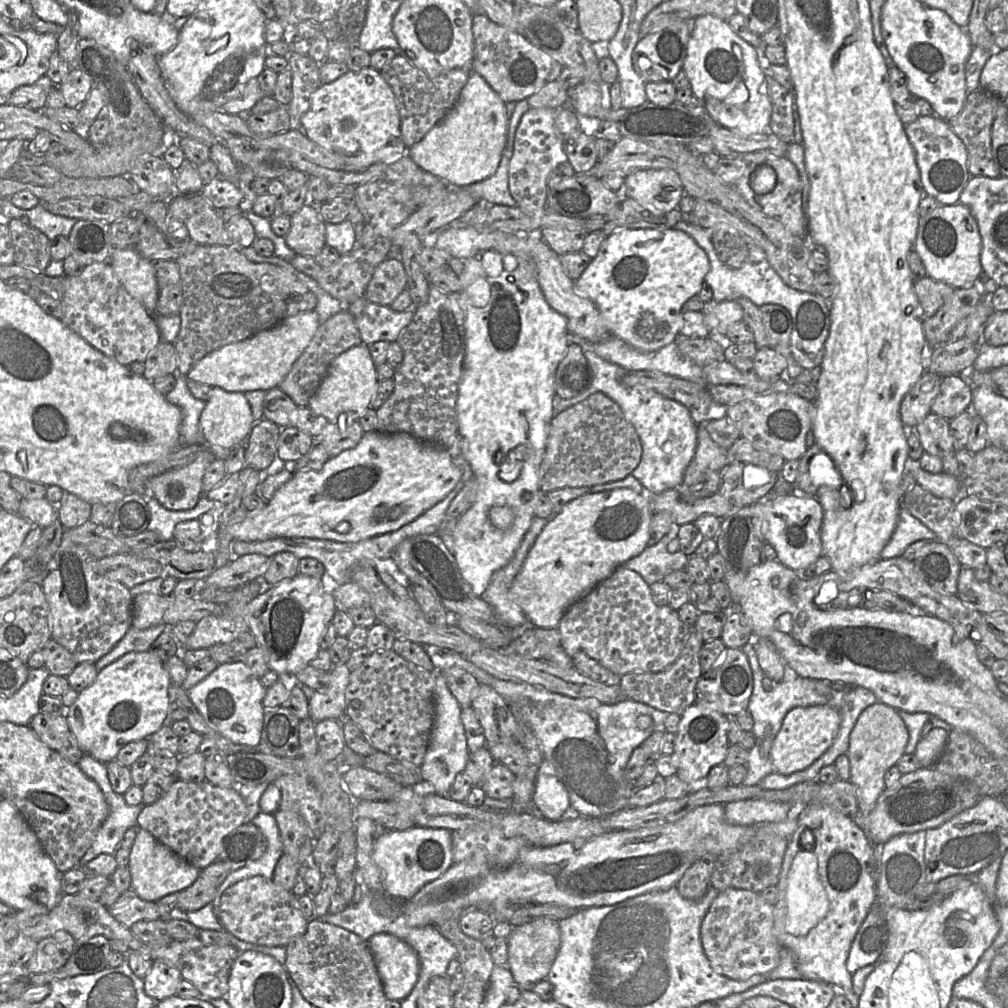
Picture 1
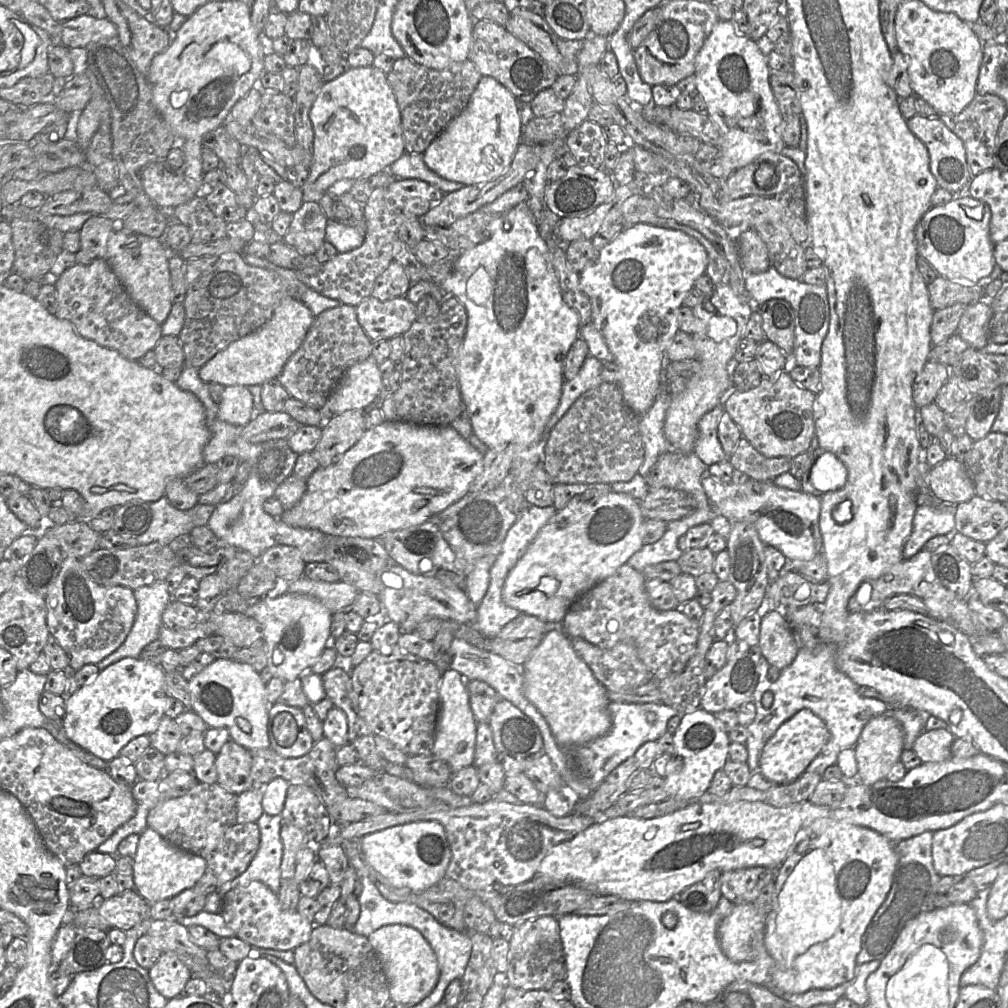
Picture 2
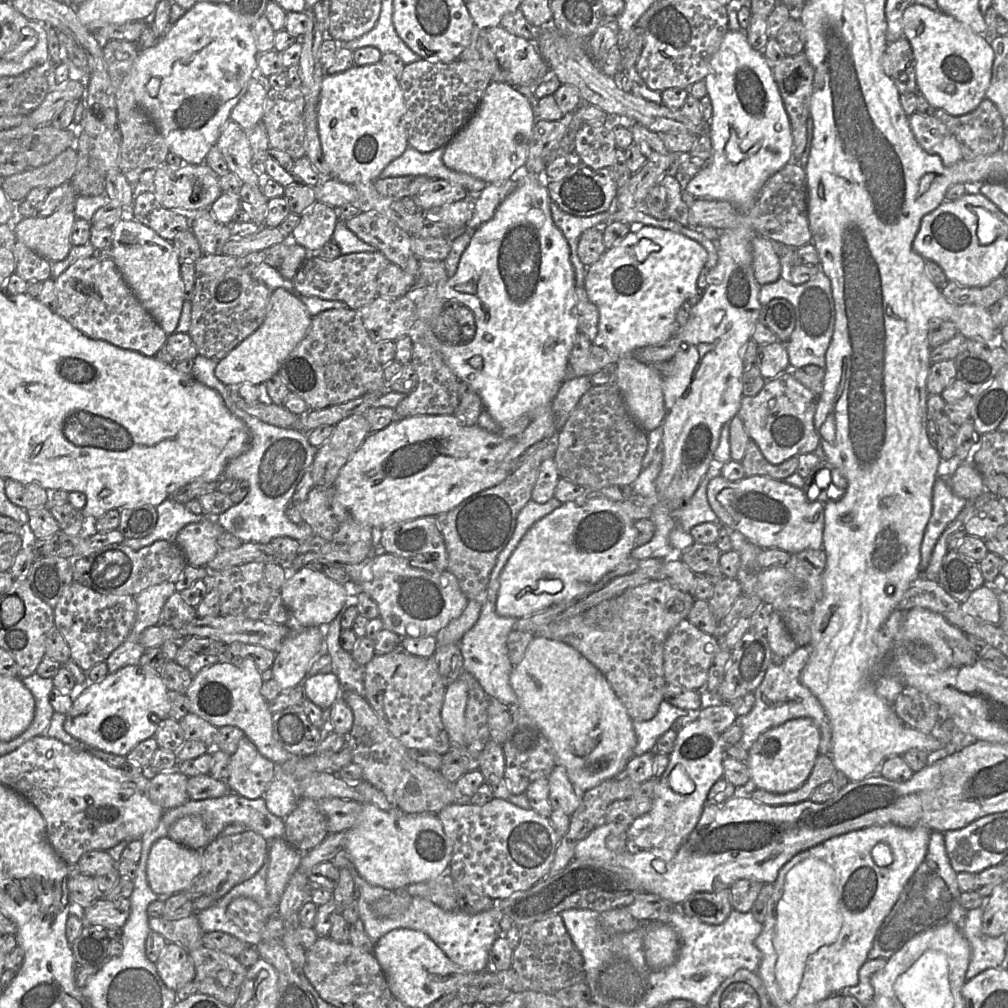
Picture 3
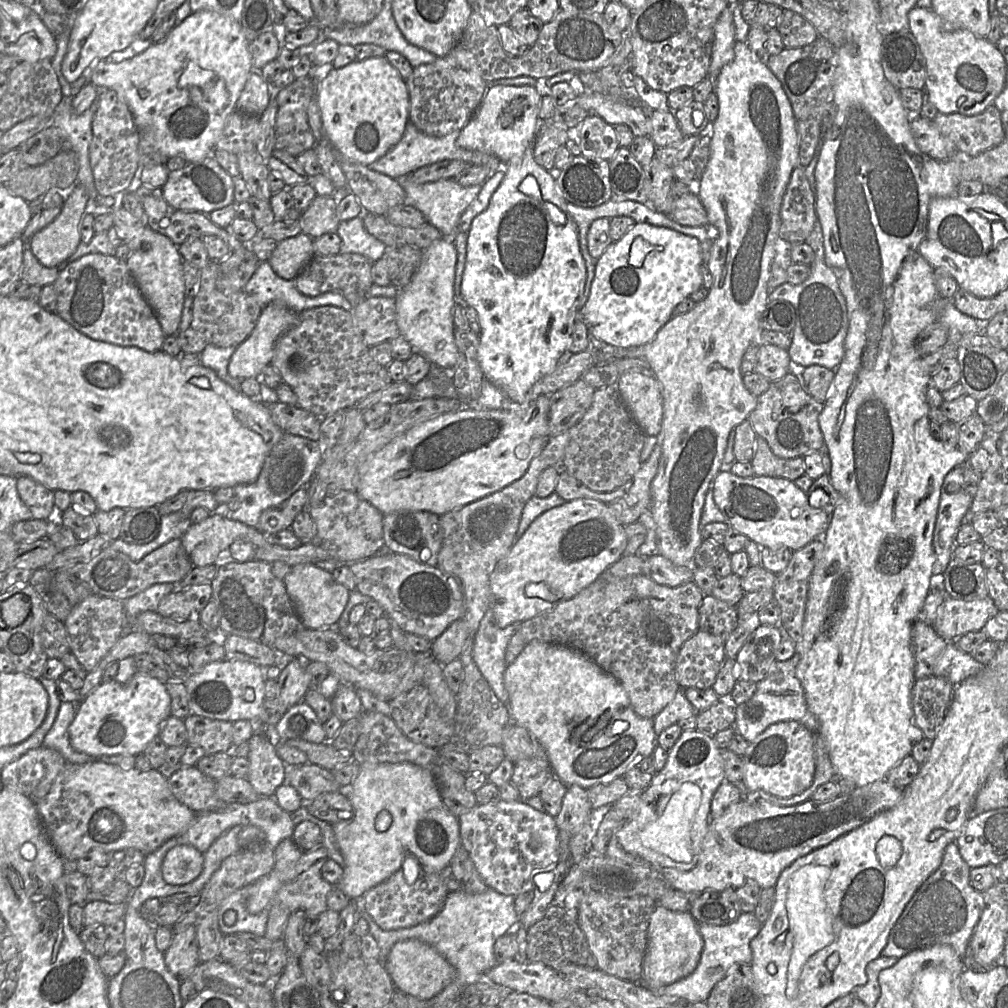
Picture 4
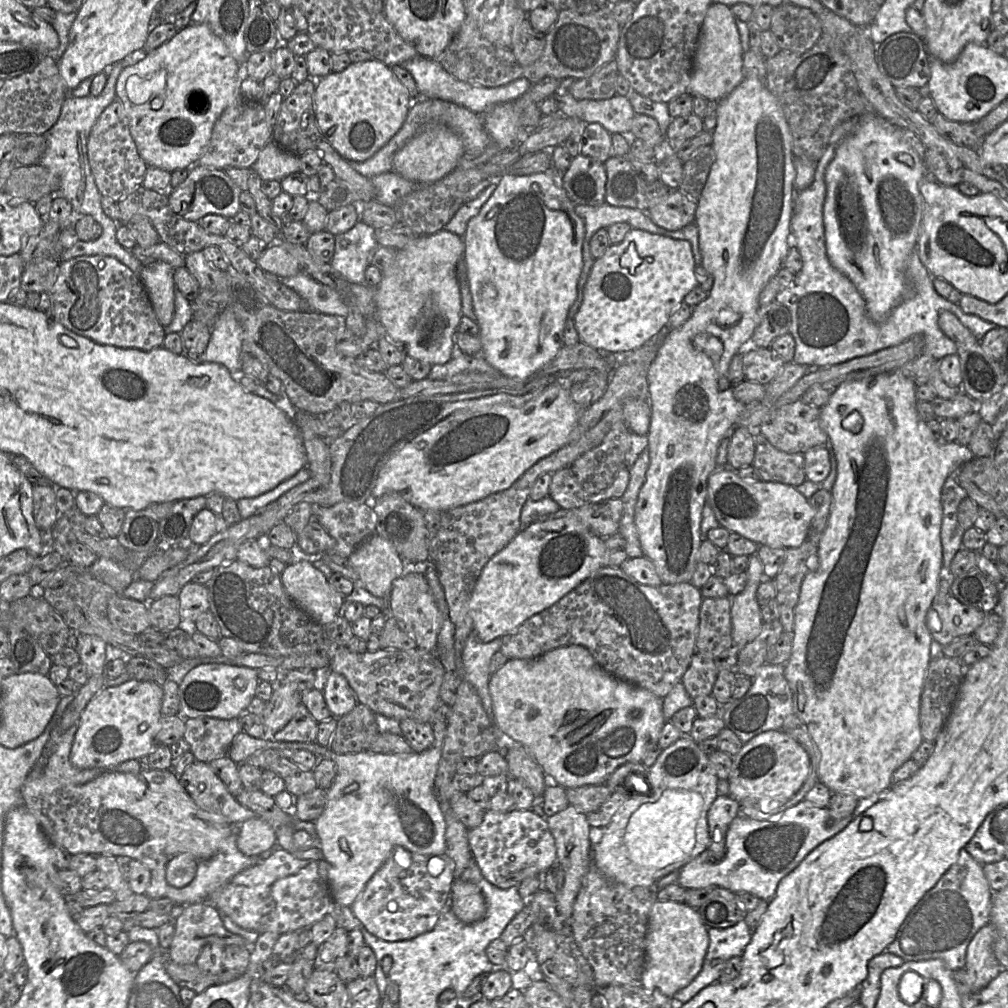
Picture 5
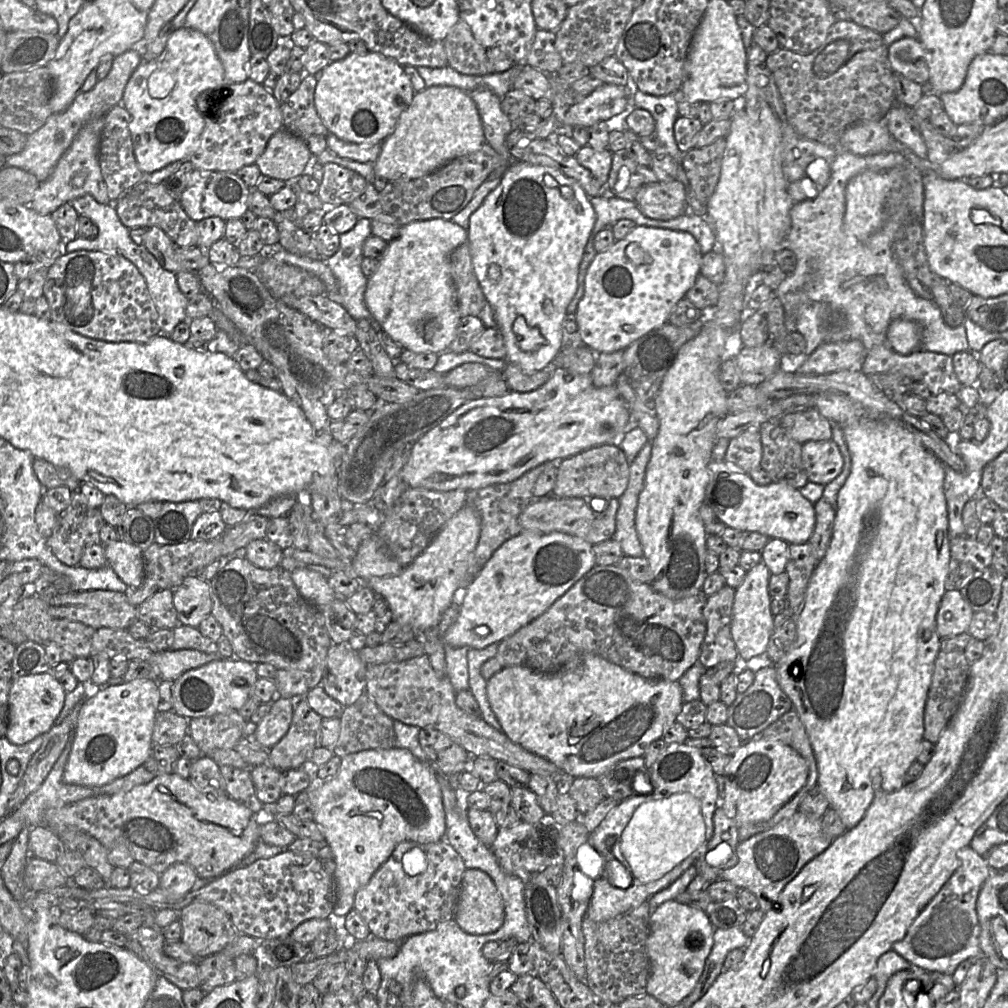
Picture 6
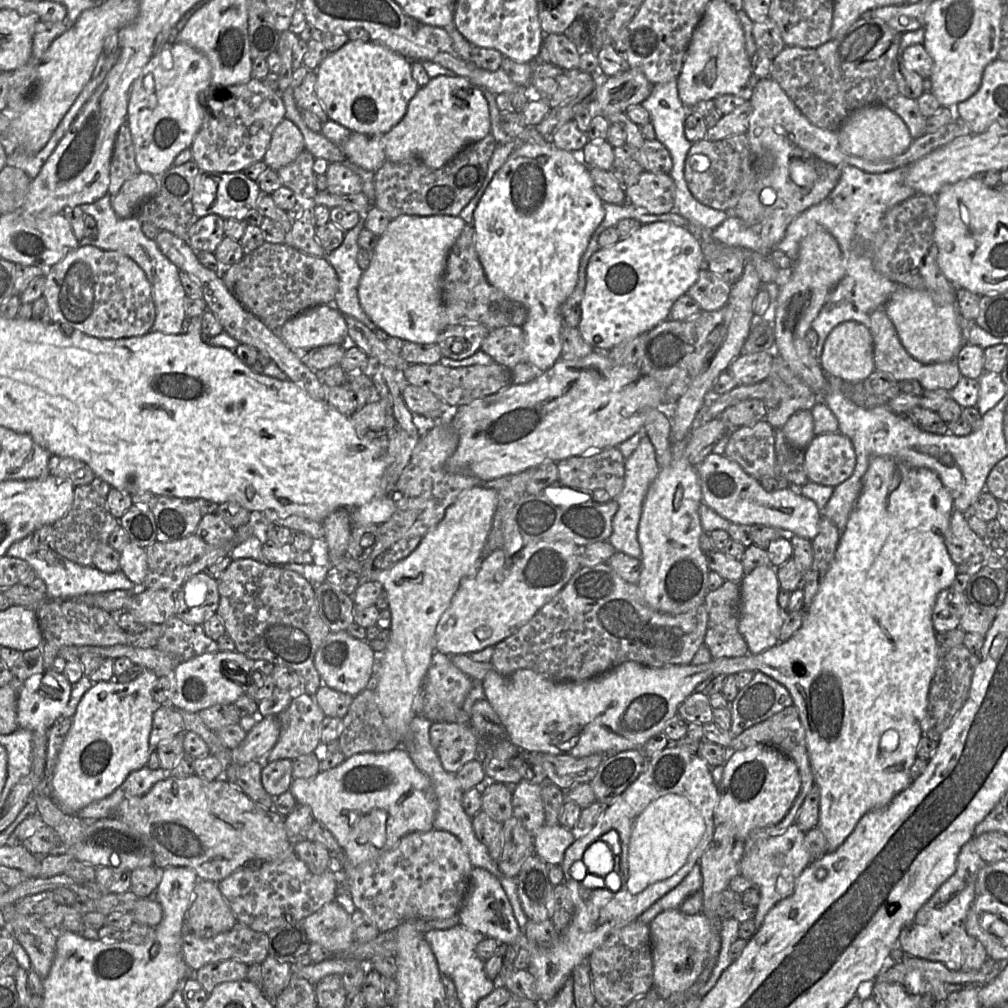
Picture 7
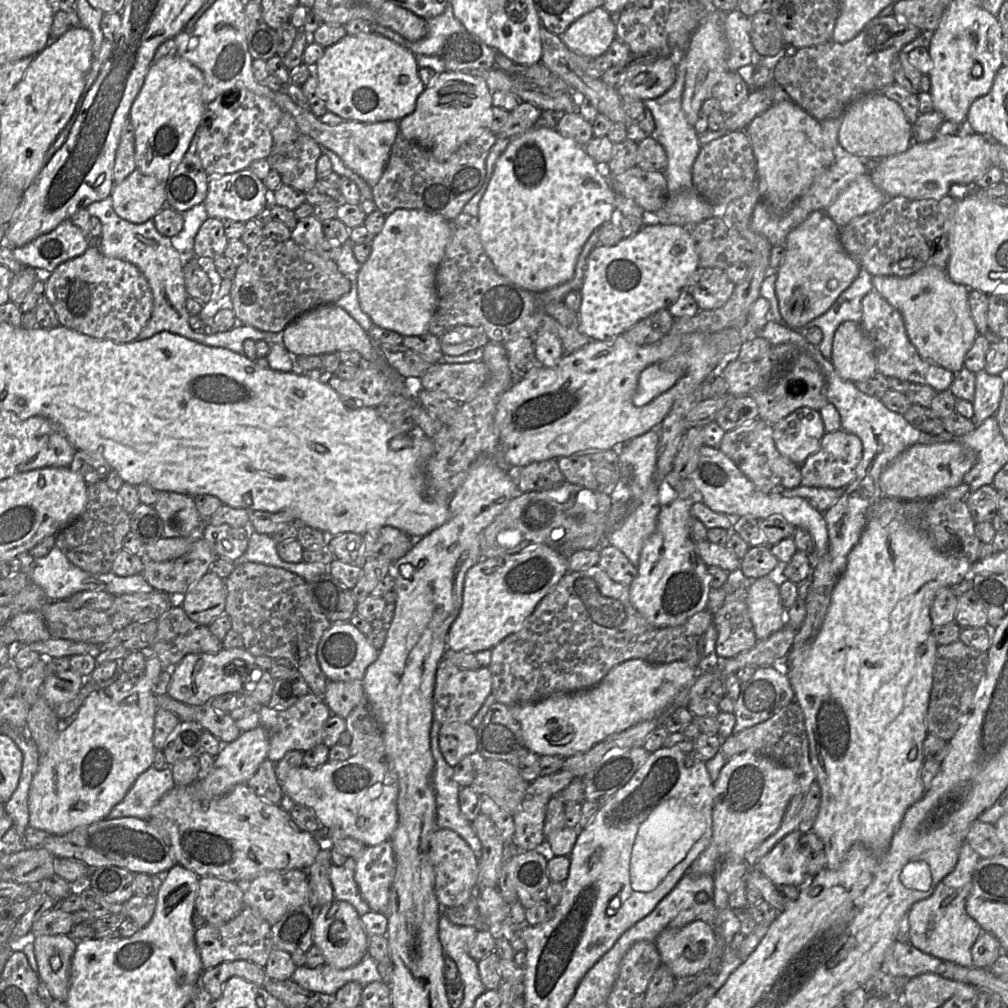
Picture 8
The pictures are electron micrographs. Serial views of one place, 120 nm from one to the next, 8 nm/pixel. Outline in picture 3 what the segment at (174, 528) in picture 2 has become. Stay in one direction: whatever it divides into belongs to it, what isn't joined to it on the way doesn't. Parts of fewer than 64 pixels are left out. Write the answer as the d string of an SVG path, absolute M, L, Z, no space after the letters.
M171 498L164 500L155 508L157 523L153 532L144 538L125 539L123 545L133 550L139 550L159 540L175 543L176 536L182 528L205 518L204 514L194 514L184 504L178 503Z

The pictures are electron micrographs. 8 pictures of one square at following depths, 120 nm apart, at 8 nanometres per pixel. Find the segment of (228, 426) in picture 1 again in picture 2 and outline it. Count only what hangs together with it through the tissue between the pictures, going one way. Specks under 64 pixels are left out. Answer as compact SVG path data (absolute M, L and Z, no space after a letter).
M228 386L218 403L218 418L245 427L253 418L253 396L246 386Z

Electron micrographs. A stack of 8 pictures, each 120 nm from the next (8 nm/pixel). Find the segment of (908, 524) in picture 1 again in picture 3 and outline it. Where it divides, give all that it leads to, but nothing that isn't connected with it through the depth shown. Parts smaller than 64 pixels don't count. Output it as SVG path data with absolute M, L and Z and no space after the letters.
M954 456L948 461L941 462L938 467L938 478L932 493L932 512L920 547L919 570L921 573L927 569L932 551L942 533L968 503L967 500L955 495L948 484L948 479L962 462Z

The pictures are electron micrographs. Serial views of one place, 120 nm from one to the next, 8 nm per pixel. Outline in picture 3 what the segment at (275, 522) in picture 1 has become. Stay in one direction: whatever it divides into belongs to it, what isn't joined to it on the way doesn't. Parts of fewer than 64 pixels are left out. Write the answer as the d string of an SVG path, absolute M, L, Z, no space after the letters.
M418 415L400 418L380 431L369 432L369 435L364 440L362 445L341 468L338 474L338 477L333 485L336 500L338 500L339 503L346 508L354 520L373 529L383 529L390 524L409 521L419 517L438 516L454 509L471 496L488 488L494 487L504 481L511 474L505 470L505 457L515 444L516 438L504 438L499 434L494 434L481 428L478 424L468 426L456 415Z

